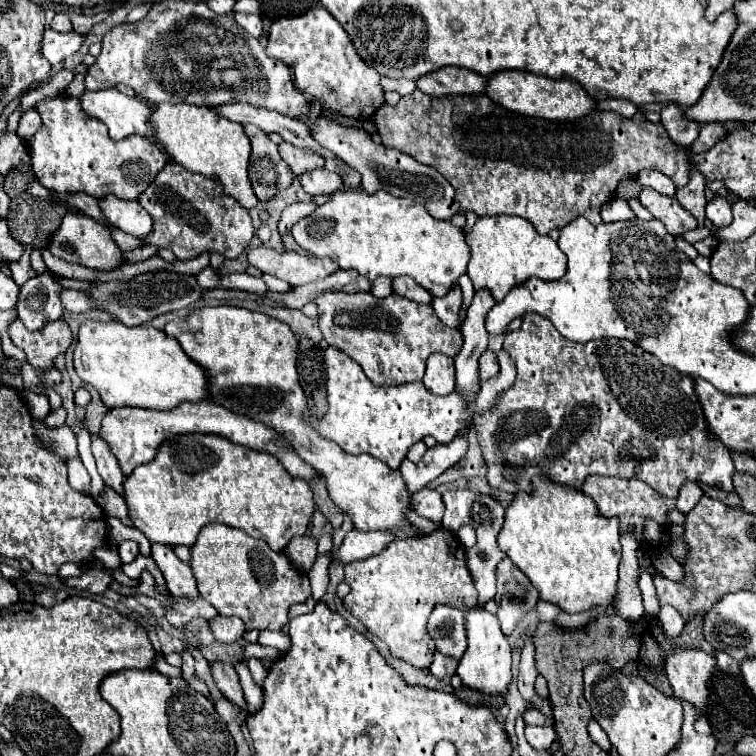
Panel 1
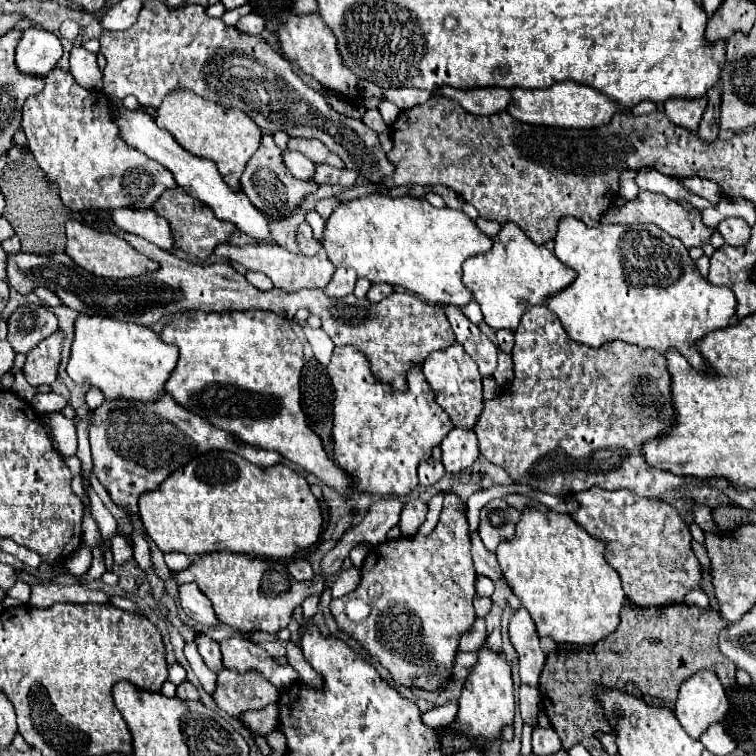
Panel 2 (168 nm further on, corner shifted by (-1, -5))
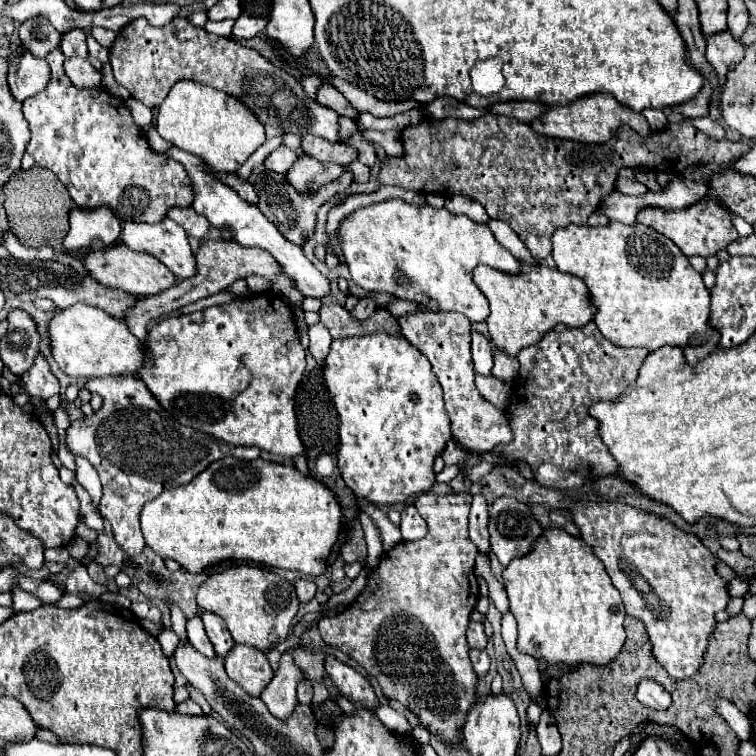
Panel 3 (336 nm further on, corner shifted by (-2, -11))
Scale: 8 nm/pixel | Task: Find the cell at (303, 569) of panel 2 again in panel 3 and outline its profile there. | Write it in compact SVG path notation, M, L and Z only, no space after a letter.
M295 580L295 592L297 592L297 598L305 604L309 602L313 596L315 596L315 582L309 582L309 580Z

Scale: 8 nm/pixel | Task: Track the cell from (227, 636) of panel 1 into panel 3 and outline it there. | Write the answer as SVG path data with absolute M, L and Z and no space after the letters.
M233 646L225 658L225 670L247 694L261 696L263 688L271 682L271 666L263 652L253 652L247 646Z

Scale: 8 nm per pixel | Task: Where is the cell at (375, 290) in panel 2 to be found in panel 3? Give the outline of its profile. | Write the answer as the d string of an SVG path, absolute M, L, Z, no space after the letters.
M361 298L359 304L351 310L351 316L355 320L365 320L375 312L375 308L377 308L377 302L373 298Z

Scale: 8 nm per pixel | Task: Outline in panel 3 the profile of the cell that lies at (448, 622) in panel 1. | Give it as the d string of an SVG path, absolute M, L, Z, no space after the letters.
M469 622L467 628L467 642L471 648L485 648L487 646L487 636L483 632L483 624L481 622Z

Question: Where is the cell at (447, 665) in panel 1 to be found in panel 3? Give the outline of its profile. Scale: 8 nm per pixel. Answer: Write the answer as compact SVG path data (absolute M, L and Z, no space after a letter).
M473 648L469 656L471 656L471 664L473 664L475 672L483 678L487 674L487 670L489 670L489 656L487 656L487 652Z

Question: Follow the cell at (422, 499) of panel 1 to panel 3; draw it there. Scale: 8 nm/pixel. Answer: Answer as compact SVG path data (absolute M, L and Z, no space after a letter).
M405 506L405 510L401 512L401 526L399 528L401 528L403 540L419 540L427 532L427 524L419 516L415 506Z

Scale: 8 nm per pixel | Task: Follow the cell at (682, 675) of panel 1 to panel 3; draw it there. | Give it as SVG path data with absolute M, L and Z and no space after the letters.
M717 700L719 714L727 720L727 724L737 732L739 740L751 740L751 724L747 716L743 716L737 706L733 706L729 700Z

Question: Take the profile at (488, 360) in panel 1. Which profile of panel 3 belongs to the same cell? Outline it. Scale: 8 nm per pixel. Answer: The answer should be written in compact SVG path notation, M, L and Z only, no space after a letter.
M473 332L471 350L473 350L475 372L483 374L483 376L491 376L491 368L493 368L493 346L491 346L491 342L485 336Z

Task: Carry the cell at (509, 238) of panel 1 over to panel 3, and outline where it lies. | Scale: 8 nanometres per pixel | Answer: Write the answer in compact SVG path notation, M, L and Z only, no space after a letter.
M521 264L521 268L523 274L519 276L507 276L487 266L479 266L473 272L477 288L485 294L491 306L491 314L487 318L491 344L495 346L495 350L505 352L507 356L517 356L519 350L537 344L557 324L581 328L591 322L597 312L595 304L591 302L589 288L581 278L561 274L555 268L545 266L531 268L527 264Z

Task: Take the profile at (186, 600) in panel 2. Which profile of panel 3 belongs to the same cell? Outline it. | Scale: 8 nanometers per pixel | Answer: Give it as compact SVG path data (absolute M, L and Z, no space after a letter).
M205 612L201 618L203 618L203 624L205 624L207 636L209 636L211 644L215 646L215 654L221 656L221 658L225 658L227 652L235 646L235 642L231 640L231 634L227 630L227 626L223 624L223 620L219 616L209 614L209 612Z

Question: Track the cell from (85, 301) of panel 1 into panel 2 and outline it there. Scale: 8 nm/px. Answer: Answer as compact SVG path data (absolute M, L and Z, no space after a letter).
M34 288L34 294L44 302L44 304L48 304L48 306L60 306L62 302L60 302L60 298L52 292L52 290L48 290L48 288Z

